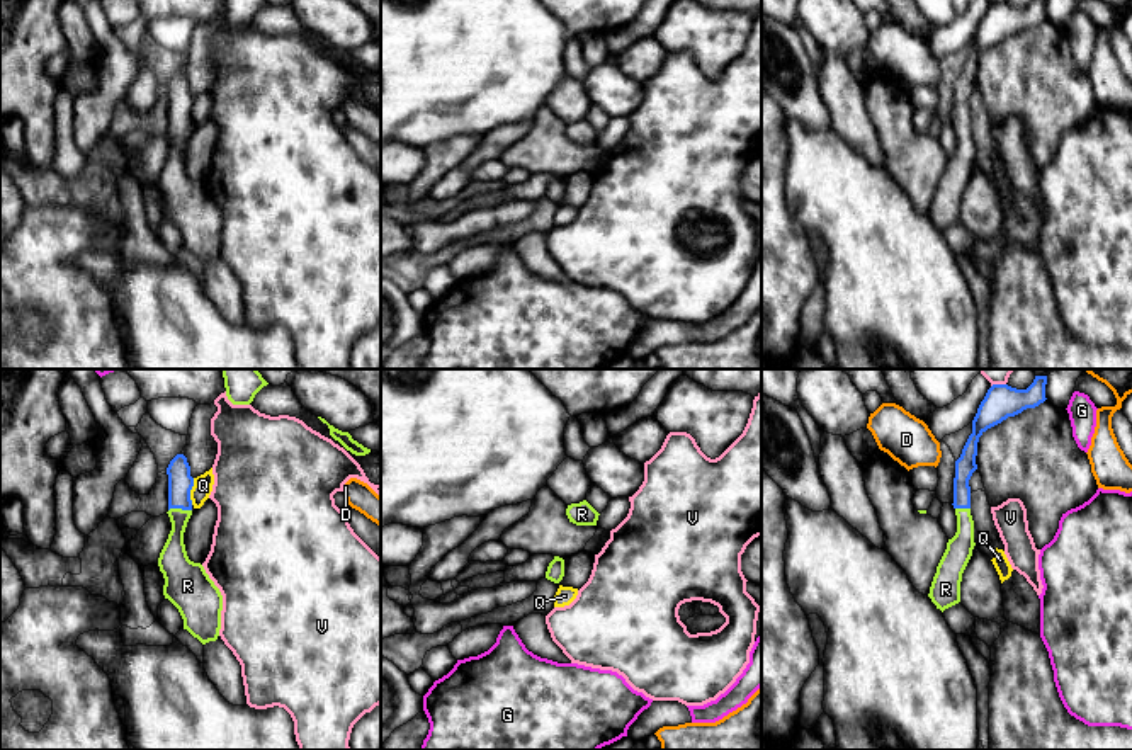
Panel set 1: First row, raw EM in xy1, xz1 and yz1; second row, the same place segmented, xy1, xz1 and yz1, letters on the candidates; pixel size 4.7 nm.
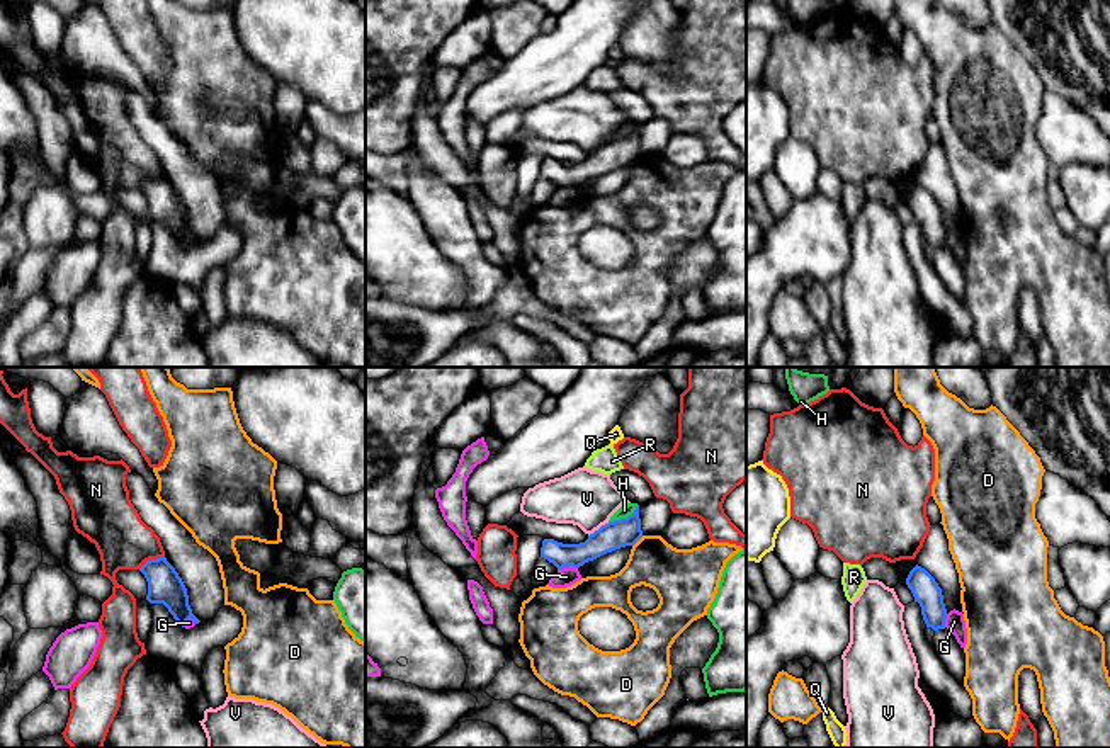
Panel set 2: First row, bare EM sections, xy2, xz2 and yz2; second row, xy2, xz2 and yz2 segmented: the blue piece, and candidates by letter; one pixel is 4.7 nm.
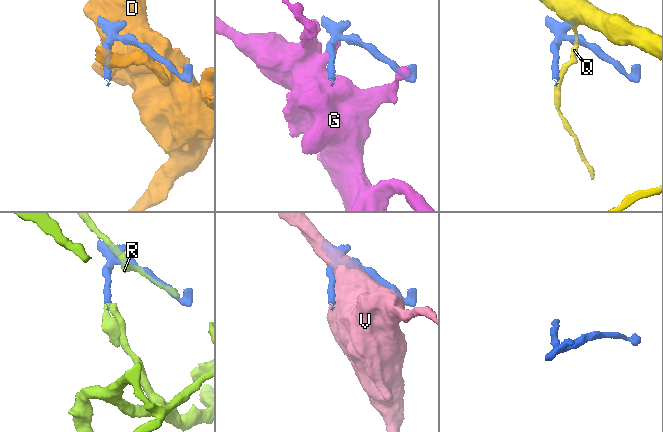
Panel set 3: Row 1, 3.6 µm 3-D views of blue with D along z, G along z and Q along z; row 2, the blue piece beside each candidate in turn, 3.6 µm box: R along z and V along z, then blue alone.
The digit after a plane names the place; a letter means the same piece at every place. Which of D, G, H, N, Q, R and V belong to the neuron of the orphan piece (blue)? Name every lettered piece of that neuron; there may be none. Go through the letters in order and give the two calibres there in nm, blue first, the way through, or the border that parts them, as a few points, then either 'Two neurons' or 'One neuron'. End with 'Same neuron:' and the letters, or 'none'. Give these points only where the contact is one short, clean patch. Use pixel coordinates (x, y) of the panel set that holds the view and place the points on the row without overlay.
D: Thickness 130 nm (blue) against 260 nm. Two neurons
G: Thickness 130 nm (blue) against 90 nm. Boundary: xz2 (577, 186), (558, 189). Two neurons
H: Thickness 130 nm (blue) against 60 nm. Boundary: xz2 (638, 124), (626, 136), (609, 141). Two neurons
N: Thickness 160 nm (blue) against 260 nm. Two neurons
Q: Thickness 120 nm (blue) against 100 nm. Boundary: xy1 (194, 97), (191, 123). Two neurons
R: Thickness 120 nm (blue) against 140 nm. Path across: xy1 (181, 101), (179, 126), (174, 179). One neuron
V: Thickness 130 nm (blue) against 280 nm. Two neurons
Same neuron: R

